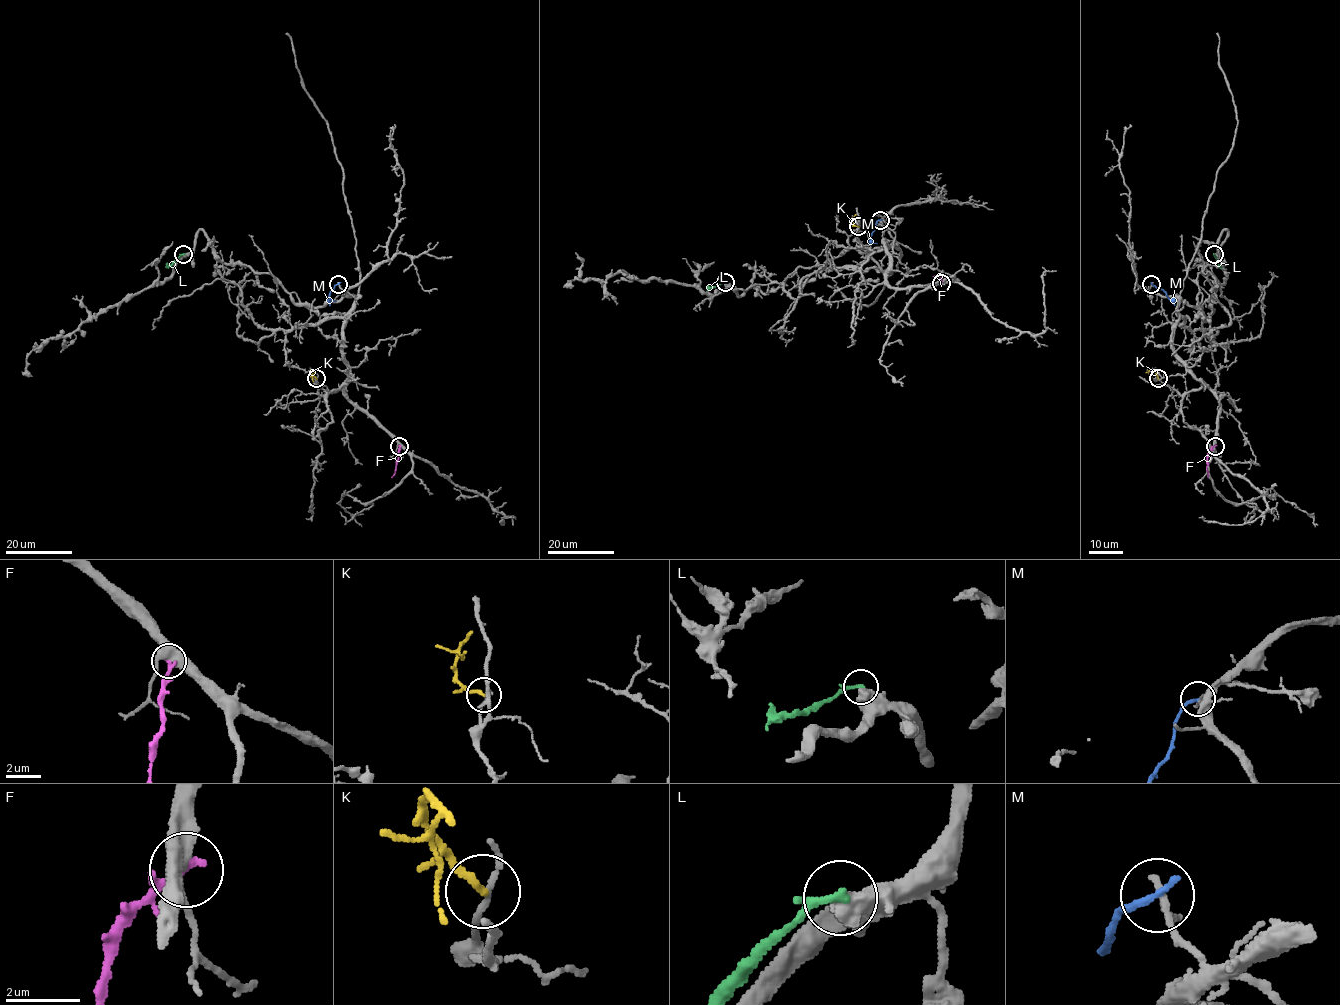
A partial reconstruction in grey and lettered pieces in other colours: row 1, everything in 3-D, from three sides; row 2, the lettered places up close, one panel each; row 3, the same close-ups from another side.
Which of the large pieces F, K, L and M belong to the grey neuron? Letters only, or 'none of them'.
none of them

